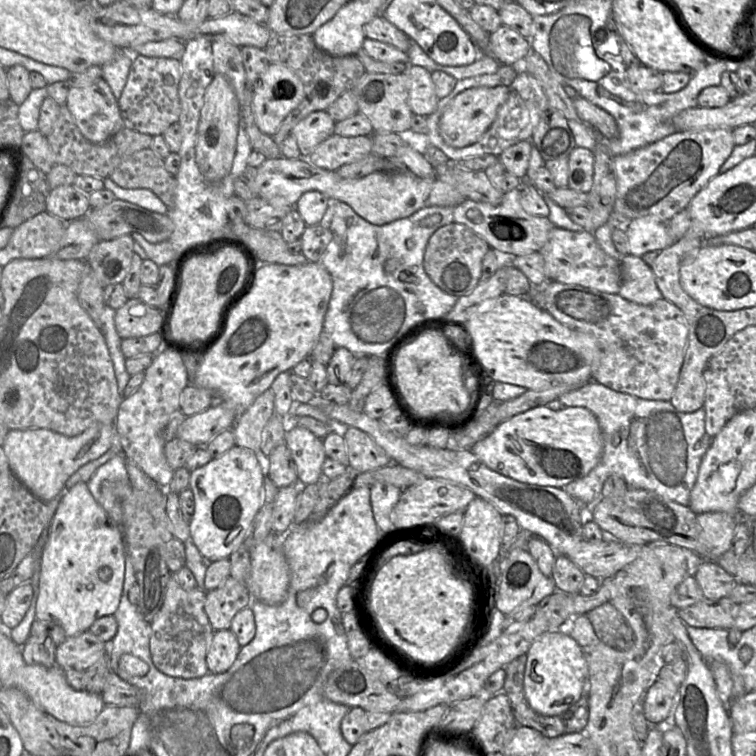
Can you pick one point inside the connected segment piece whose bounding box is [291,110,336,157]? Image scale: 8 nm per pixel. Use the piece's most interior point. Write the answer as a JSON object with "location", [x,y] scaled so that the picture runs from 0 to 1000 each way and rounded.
{"location":[409,175]}

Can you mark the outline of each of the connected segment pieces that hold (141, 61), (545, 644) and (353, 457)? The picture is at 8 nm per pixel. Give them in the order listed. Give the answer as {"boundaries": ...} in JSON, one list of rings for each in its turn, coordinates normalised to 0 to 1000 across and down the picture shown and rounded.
{"boundaries":[[[[184,73],[171,93],[167,112],[155,132],[163,169],[198,180],[216,179],[226,165],[235,163],[239,151],[237,110],[242,91],[237,79]]],[[[721,836],[702,852],[696,866],[692,910],[705,939],[721,947],[735,947],[767,925],[778,897],[778,877],[770,857],[754,839]]],[[[460,565],[454,579],[459,591],[459,616],[474,624],[484,624],[522,612],[487,574],[472,566]]]]}

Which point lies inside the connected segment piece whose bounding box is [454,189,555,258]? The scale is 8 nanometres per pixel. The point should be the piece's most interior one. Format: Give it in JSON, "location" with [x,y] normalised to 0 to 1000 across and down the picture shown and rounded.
{"location":[671,302]}

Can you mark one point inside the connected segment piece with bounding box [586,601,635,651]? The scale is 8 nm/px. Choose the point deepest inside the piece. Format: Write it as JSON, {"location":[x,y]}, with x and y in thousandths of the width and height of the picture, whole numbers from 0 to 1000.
{"location":[808,831]}

